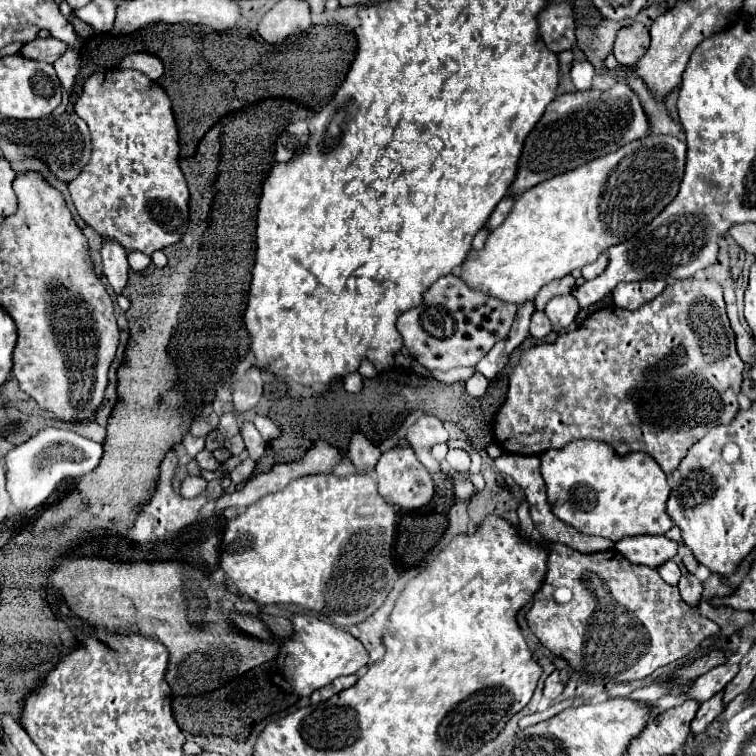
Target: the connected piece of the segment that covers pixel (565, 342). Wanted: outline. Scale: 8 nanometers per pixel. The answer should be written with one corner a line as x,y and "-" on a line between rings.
685,279
677,281
673,285
667,285
661,295
657,295
653,301
641,305
635,311
621,309
615,305
603,307
595,311
585,325
579,329
559,335
553,343
541,343
537,347
531,347
529,351
523,353
519,365
511,371
509,375
509,391
507,399
501,405
497,417
495,417
495,439
501,445
503,451
507,453
519,453
519,455
539,455
547,449
561,449
563,445
575,441
575,439
595,439
595,441
605,441
609,443
619,455
631,453
631,451
643,451
651,455
659,467
665,471
665,475
671,475
681,459
687,455
689,447
697,443
703,435
707,435
713,427
729,423
737,411
737,395
741,391
741,381
743,381
743,361
735,349
735,333
729,325
727,313
725,313
725,301
723,301
723,289
717,281
709,279

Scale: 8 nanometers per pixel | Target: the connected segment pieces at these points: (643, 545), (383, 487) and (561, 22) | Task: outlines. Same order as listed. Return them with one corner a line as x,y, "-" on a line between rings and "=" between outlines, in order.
641,535
641,537
625,537
621,539
615,549
623,553
631,563
647,565
657,569
665,561
673,559
677,553
677,543
667,539
665,535
=
407,445
393,447
385,451
377,463
377,483
379,483
379,493
389,501
391,505
399,509
419,509
427,505
433,497
433,479
429,471
419,463
419,459
413,455
413,449
=
569,1
547,3
543,11
537,15
537,23
539,23
539,37
549,51
559,53
575,47
577,43
575,21
573,21
573,7

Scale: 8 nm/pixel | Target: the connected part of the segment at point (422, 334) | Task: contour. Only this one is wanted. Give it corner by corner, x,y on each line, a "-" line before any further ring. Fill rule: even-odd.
451,273
433,283
419,307
399,317
397,329
413,359
429,369
449,371
453,367
477,365
497,341
509,335
517,309
515,303
505,303
493,295
471,289
461,277

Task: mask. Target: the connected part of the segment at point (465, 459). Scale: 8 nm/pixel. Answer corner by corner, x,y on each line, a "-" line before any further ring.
449,449
447,453
447,463
455,469
455,471
467,471
471,465
471,457
463,451
463,449

